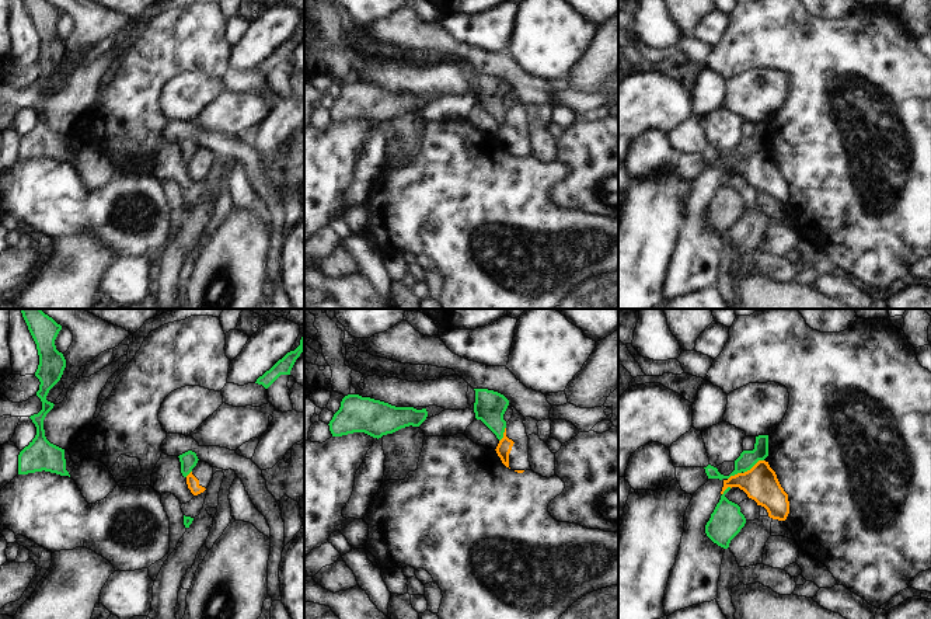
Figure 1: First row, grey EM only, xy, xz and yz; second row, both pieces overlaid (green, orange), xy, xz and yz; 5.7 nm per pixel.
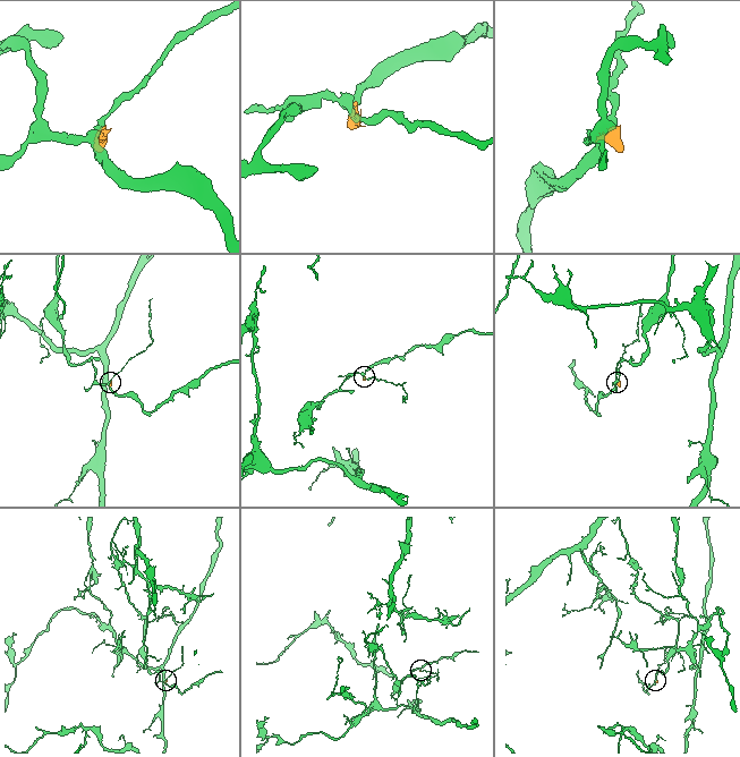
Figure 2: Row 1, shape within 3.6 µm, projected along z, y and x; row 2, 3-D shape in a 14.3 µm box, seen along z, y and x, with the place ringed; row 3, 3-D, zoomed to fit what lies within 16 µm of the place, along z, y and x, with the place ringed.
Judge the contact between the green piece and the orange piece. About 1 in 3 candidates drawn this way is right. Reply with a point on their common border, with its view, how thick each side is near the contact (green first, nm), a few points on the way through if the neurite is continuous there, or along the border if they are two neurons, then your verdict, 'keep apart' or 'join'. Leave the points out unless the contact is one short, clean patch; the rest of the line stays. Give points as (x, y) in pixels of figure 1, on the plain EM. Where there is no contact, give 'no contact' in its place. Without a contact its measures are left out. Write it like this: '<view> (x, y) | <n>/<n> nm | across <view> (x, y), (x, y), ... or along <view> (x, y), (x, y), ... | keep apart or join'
yz (753, 150) | 100/200 nm | along yz (763, 145), (759, 145), (743, 159) | keep apart

